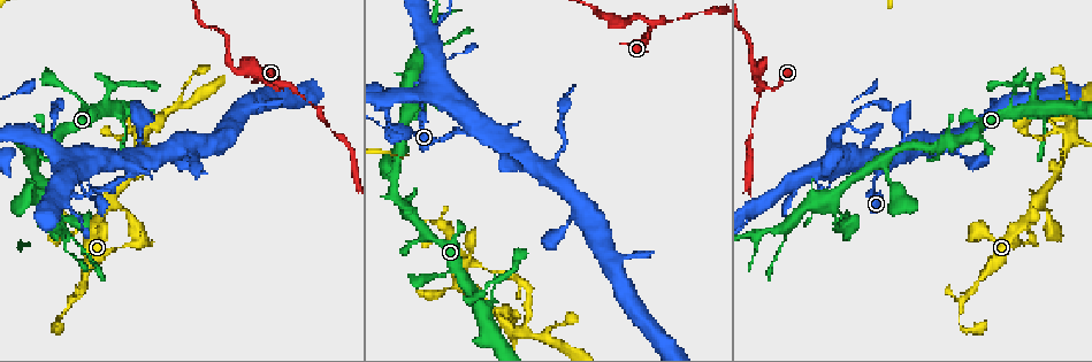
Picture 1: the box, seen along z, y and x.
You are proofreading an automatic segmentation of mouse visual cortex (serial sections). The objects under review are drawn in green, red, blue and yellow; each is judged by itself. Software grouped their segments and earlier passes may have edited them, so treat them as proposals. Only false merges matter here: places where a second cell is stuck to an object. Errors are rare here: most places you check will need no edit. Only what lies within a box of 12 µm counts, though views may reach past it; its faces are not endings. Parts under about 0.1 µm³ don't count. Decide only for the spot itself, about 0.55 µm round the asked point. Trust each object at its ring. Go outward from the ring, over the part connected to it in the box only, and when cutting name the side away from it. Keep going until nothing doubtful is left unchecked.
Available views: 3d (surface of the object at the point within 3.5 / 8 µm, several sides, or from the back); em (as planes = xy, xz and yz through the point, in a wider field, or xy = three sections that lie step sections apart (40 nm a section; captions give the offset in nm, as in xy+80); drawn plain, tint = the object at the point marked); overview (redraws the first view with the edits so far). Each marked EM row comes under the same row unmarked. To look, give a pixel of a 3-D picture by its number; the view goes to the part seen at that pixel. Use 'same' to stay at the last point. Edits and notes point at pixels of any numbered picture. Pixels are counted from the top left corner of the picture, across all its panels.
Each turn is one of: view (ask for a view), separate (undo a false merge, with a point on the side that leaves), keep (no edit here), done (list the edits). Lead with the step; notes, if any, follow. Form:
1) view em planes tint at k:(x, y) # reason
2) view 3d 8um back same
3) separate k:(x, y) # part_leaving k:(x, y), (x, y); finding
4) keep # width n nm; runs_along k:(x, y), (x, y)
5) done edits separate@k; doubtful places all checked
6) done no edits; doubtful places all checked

view 3d 3.5um back at 1:(63, 216) # a narrow waist

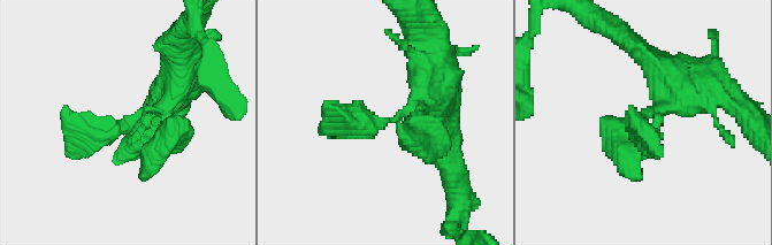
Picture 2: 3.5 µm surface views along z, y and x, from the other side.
keep # runs_along 2:(177, 83), (163, 107), (68, 153); one cell here

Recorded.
view 3d 3.5um back at 1:(1063, 165) # a narrow waist

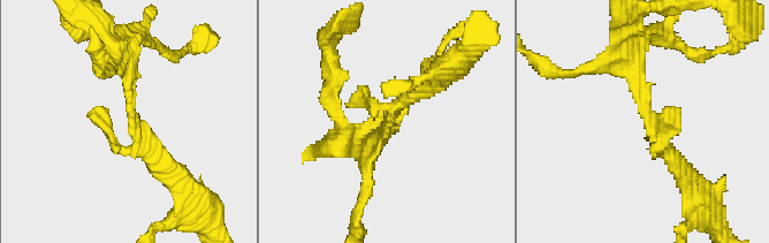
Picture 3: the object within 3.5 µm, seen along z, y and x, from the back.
view em xy step 5 tint at 3:(390, 117)

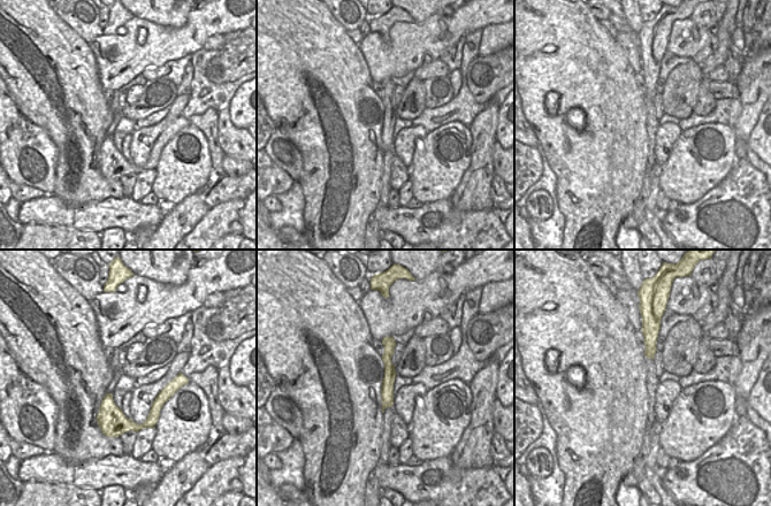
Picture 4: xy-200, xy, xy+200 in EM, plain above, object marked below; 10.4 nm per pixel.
keep # width 140 nm; runs_along 3:(175, 174), (132, 131), (114, 46); continuous, no second cell

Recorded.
view em xy step 2 tint at 1:(1073, 123) # thick turns thin

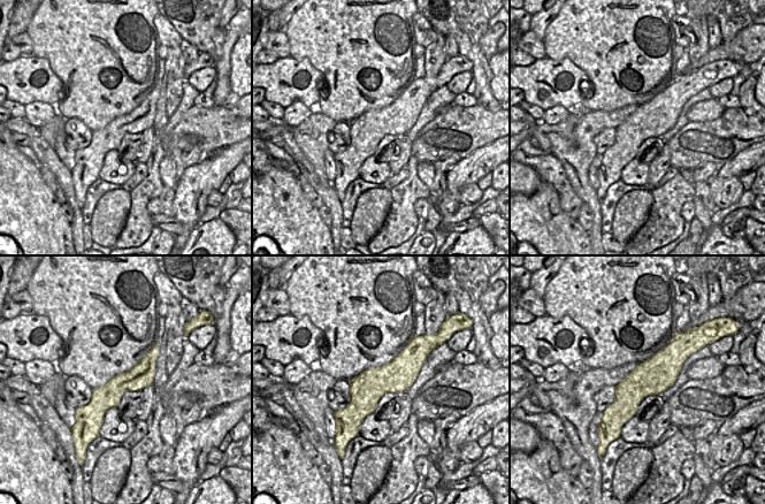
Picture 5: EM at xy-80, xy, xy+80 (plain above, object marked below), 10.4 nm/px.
view 3d 3.5um same

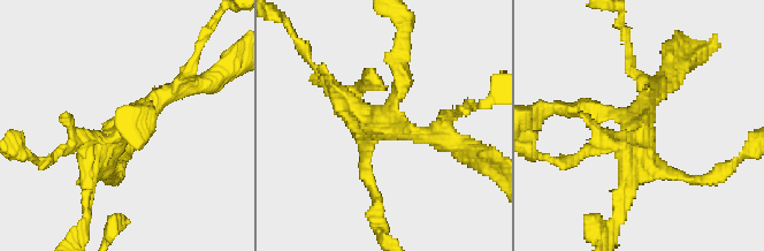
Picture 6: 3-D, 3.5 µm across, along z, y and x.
keep # arm_widths 150, 200, 200, 250 nm; runs_along 5:(411, 345), (356, 412), (356, 427); all the same cell

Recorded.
done no edits; doubtful places all checked

